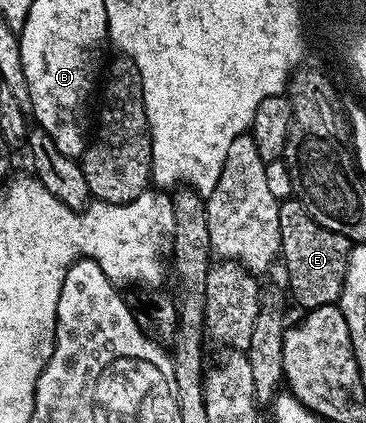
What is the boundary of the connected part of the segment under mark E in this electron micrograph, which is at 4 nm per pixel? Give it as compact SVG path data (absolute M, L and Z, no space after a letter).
M289 197L278 204L280 213L280 252L281 266L286 269L288 295L302 306L302 309L332 305L342 297L344 281L348 273L350 248L348 237L340 233L332 233L332 229L324 229L308 213L308 209L297 197Z

